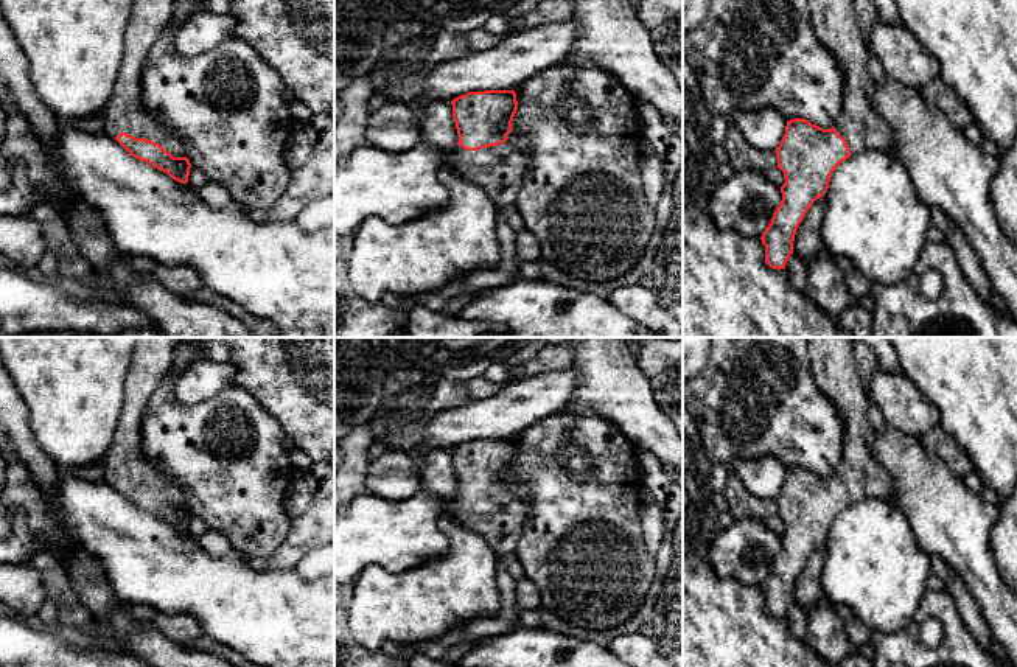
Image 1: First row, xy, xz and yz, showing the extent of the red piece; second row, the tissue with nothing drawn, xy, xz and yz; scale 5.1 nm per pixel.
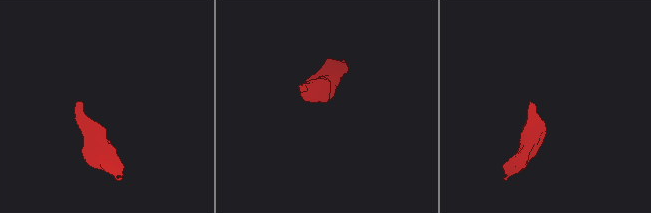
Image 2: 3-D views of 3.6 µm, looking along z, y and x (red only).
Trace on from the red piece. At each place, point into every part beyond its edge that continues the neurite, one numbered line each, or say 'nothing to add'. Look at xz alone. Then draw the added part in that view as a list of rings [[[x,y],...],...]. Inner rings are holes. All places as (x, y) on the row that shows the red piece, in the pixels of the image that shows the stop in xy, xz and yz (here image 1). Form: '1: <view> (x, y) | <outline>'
1: xz (499, 170) | [[[507,141],[477,151],[456,145],[453,157],[456,171],[482,187],[496,207],[515,204],[529,166],[522,149]]]

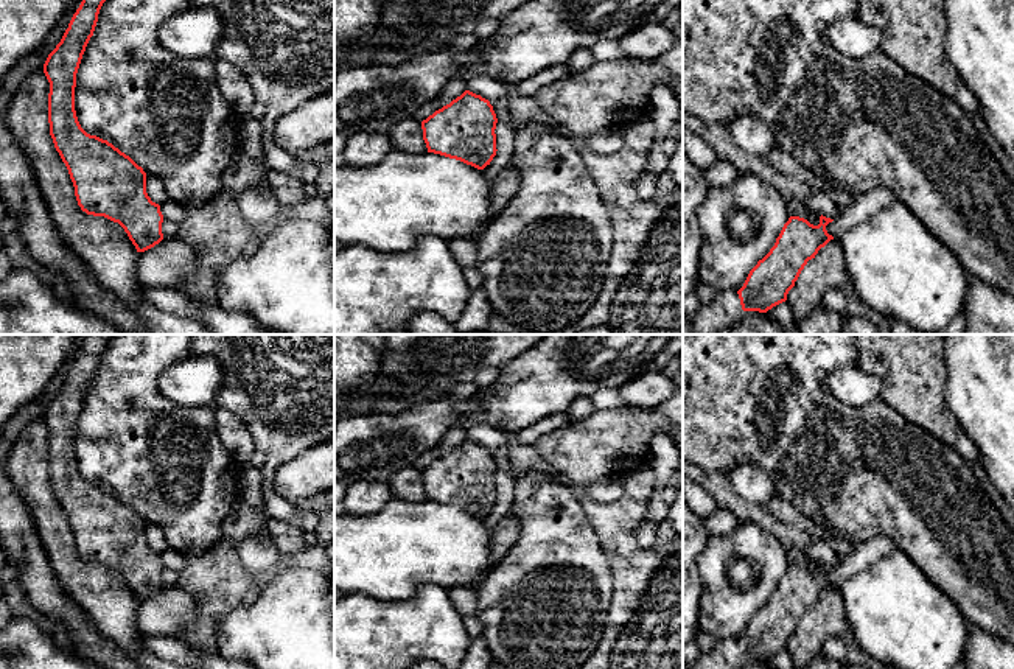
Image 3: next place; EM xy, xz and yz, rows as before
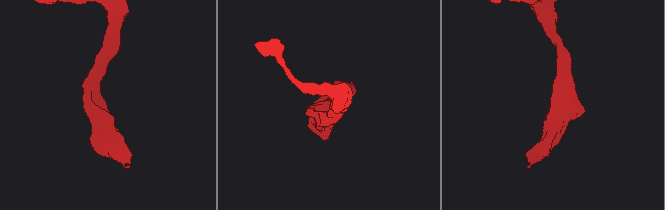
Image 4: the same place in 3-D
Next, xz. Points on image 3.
nothing to add

